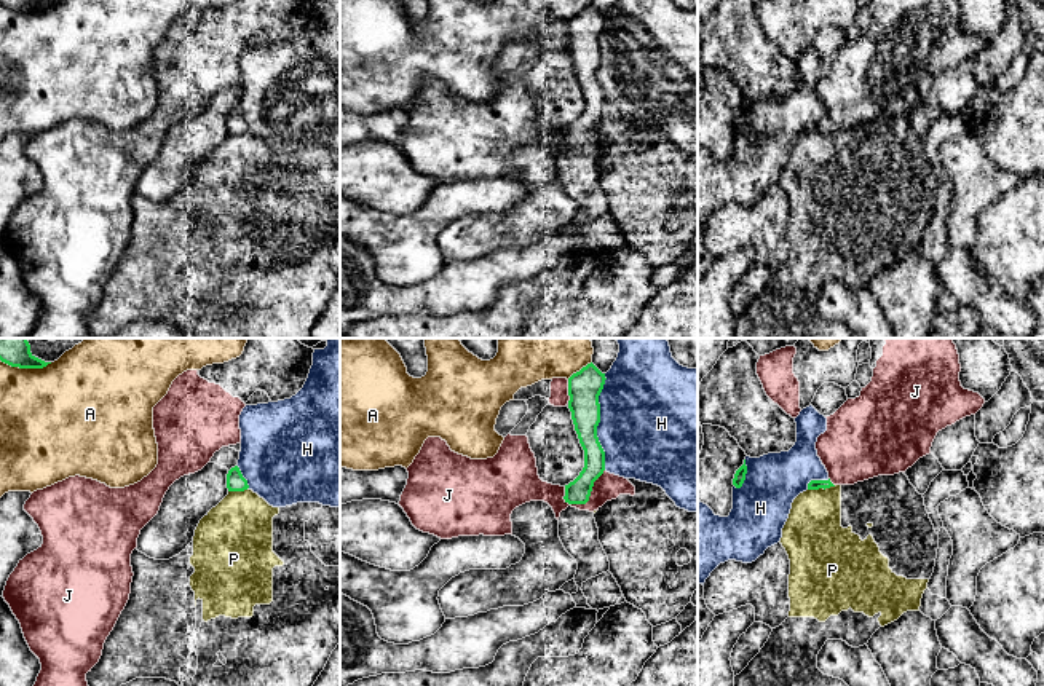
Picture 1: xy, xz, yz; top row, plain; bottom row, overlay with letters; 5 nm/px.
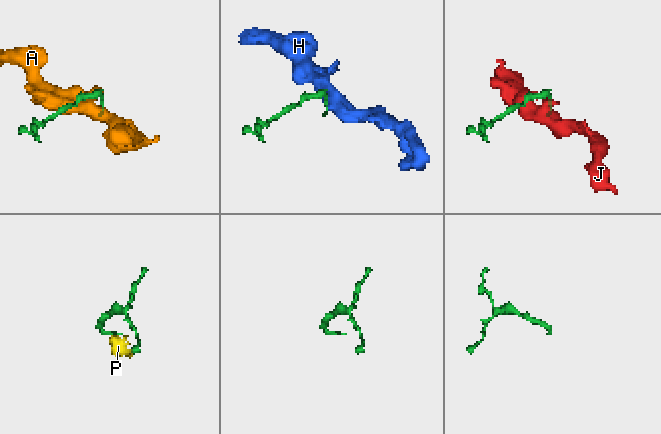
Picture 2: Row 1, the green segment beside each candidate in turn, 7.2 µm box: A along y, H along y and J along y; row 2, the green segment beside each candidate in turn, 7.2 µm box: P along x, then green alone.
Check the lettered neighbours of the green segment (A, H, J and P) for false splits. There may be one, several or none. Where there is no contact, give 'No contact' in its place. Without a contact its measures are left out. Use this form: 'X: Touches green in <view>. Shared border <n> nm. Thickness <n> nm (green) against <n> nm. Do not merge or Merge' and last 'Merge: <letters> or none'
A: Touches green in xy. Shared border 260 nm. Thickness 60 nm (green) against 460 nm. Do not merge
H: Touches green in xz. Shared border 480 nm. Thickness 170 nm (green) against 500 nm. Do not merge
J: Touches green in xz. Shared border 260 nm. Thickness 120 nm (green) against 140 nm. Do not merge
P: Touches green in yz. Shared border 150 nm. Thickness 50 nm (green) against 300 nm. Do not merge
Merge: none

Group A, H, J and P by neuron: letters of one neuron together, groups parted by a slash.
A / H / J / P

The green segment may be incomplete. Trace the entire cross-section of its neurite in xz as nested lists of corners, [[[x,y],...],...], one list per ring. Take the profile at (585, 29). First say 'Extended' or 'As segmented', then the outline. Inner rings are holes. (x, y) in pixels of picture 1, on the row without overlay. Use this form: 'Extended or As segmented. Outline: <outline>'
As segmented. Outline: [[[592,5],[568,21],[568,51],[579,86],[584,93],[584,110],[579,118],[565,128],[565,145],[586,147],[594,124],[605,113],[605,94],[597,80],[600,65],[599,38],[605,27],[602,16]]]

